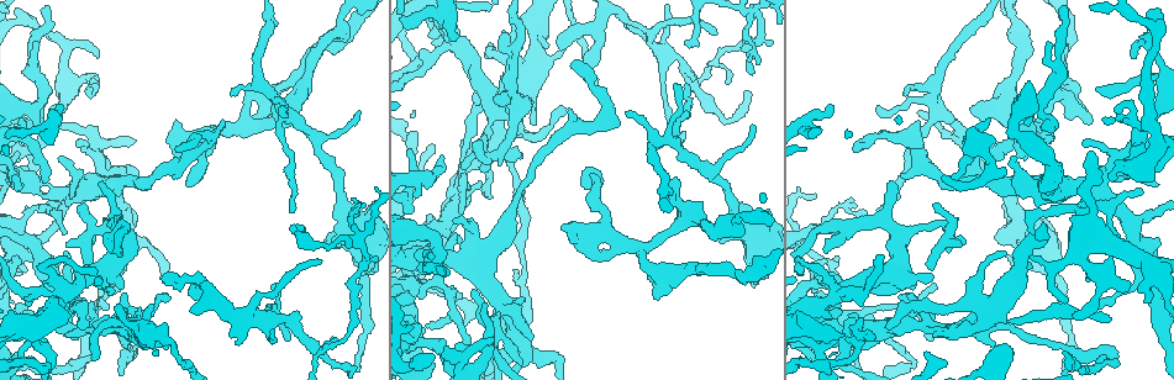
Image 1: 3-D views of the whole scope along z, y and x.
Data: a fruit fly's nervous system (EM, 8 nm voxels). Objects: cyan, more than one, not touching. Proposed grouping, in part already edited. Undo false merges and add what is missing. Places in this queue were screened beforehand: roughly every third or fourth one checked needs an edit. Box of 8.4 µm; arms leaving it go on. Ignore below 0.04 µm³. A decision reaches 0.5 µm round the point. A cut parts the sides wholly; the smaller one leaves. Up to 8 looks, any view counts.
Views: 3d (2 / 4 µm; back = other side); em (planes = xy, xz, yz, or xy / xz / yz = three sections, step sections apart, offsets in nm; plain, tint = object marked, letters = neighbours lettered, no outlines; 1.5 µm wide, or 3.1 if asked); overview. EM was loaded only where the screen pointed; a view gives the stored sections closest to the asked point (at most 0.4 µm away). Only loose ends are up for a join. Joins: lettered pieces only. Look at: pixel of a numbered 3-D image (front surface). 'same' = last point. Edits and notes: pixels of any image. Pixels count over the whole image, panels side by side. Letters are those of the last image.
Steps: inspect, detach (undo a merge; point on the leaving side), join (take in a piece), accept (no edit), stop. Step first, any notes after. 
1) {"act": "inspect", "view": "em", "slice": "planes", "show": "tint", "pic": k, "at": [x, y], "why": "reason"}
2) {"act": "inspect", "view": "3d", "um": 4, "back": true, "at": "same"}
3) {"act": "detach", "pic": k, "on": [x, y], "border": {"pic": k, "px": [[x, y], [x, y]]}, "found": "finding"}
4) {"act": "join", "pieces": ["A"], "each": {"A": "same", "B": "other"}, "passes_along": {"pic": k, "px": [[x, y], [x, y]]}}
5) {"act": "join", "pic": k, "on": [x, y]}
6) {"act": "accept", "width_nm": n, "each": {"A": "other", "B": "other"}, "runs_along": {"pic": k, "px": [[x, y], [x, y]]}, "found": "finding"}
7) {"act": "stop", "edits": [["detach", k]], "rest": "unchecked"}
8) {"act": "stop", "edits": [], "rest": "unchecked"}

{"act": "inspect", "view": "3d", "um": 2, "pic": 1, "at": [1140, 190]}

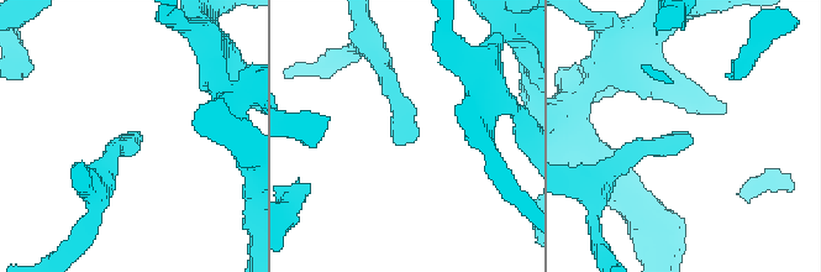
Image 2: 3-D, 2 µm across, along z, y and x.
{"act": "inspect", "view": "em", "slice": "planes", "show": "letters", "pic": 2, "at": [130, 132]}

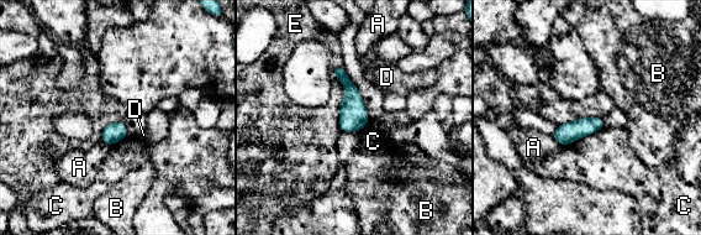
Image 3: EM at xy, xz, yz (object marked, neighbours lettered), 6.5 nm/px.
{"act": "accept", "width_nm": 130, "each": {"A": "other", "B": "other", "C": "other", "D": "other", "E": "other"}, "border": {"pic": 3, "px": [[604, 126], [563, 146]]}, "found": "none of them fits"}

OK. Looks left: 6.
{"act": "inspect", "view": "em", "slice": "xy", "step": 4, "show": "tint", "pic": 1, "at": [358, 111], "why": "thin end"}

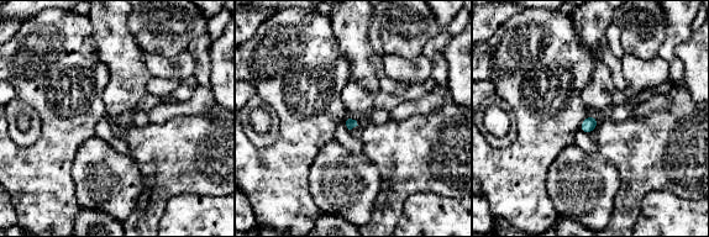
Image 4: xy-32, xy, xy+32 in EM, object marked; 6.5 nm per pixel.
{"act": "inspect", "view": "em", "slice": "xz", "step": 8, "show": "letters", "at": "same", "why": "another direction"}

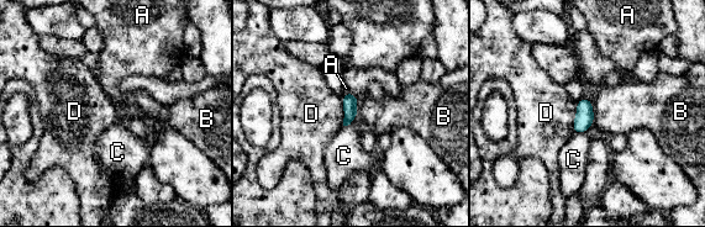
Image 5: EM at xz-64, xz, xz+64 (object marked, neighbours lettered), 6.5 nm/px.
{"act": "accept", "longest_contact_nm": ["D", 200], "each": {"A": "other", "B": "other", "C": "other", "D": "other"}, "border": {"pic": 5, "px": [[342, 95], [343, 125]]}, "found": "no lettered piece goes on from it"}

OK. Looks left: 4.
{"act": "inspect", "view": "em", "slice": "planes", "show": "letters", "pic": 1, "at": [293, 226], "why": "branch stops here"}

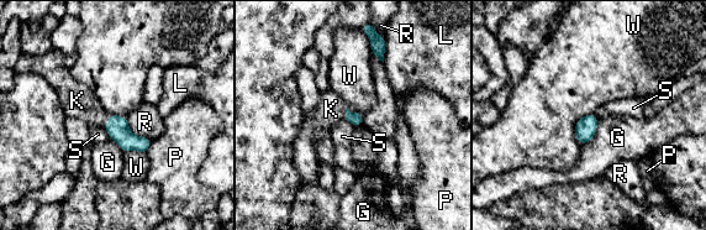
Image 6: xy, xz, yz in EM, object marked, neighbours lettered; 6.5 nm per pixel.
{"act": "join", "pieces": ["K"], "each": {"G": "other", "K": "same", "L": "other", "P": "other", "R": "other", "S": "other", "W": "other"}, "passes_along": {"pic": 6, "px": [[353, 118], [346, 113], [331, 109]]}, "found": "it goes on there"}

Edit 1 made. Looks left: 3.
{"act": "stop", "edits": [["join", 6]], "rest": "unchecked"}

